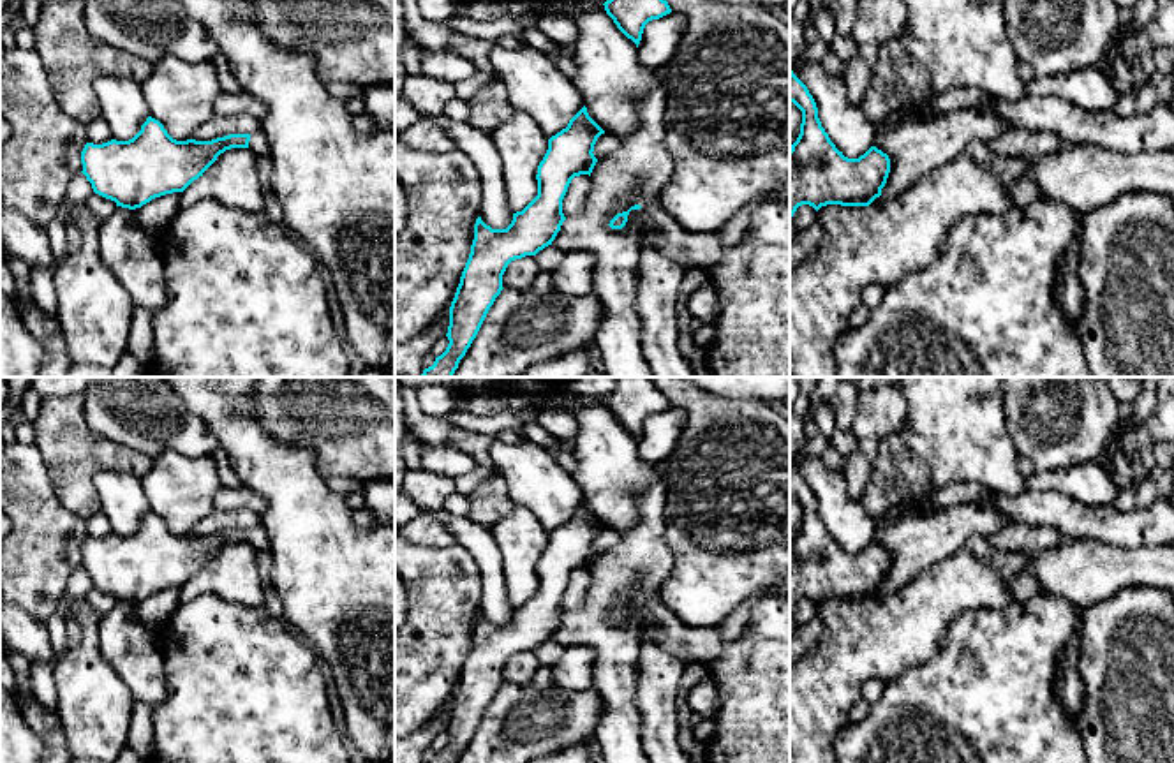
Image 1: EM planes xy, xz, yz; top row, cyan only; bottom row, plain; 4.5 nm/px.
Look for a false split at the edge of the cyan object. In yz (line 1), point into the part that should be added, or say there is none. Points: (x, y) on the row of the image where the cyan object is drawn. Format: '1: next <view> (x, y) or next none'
1: next none

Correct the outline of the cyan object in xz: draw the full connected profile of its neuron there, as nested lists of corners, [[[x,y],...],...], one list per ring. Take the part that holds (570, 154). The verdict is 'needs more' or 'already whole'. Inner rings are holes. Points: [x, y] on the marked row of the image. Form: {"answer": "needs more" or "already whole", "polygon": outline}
{"answer": "already whole", "polygon": [[[583,106],[566,129],[548,139],[536,174],[538,196],[522,211],[513,213],[511,224],[506,229],[492,229],[481,217],[476,219],[471,254],[450,307],[450,344],[421,377],[453,377],[504,289],[502,275],[508,264],[552,245],[566,220],[562,199],[568,187],[575,176],[591,176],[598,162],[594,144],[601,134],[605,130]]]}

